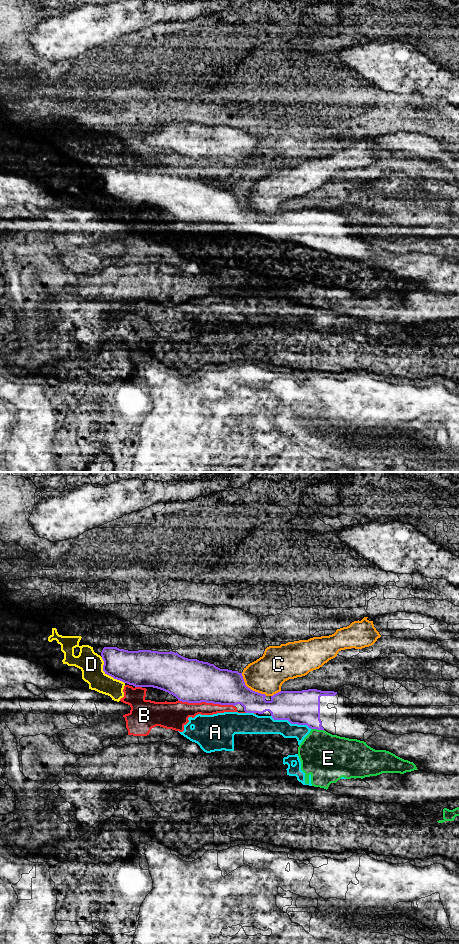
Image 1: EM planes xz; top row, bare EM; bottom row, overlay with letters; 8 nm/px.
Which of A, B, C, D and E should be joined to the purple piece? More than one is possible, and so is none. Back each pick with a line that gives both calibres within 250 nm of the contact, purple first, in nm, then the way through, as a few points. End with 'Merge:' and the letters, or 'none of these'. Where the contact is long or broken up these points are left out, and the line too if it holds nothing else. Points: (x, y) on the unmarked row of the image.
Merge: none of these

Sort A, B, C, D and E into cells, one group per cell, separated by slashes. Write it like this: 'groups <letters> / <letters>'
groups A B D E / C

